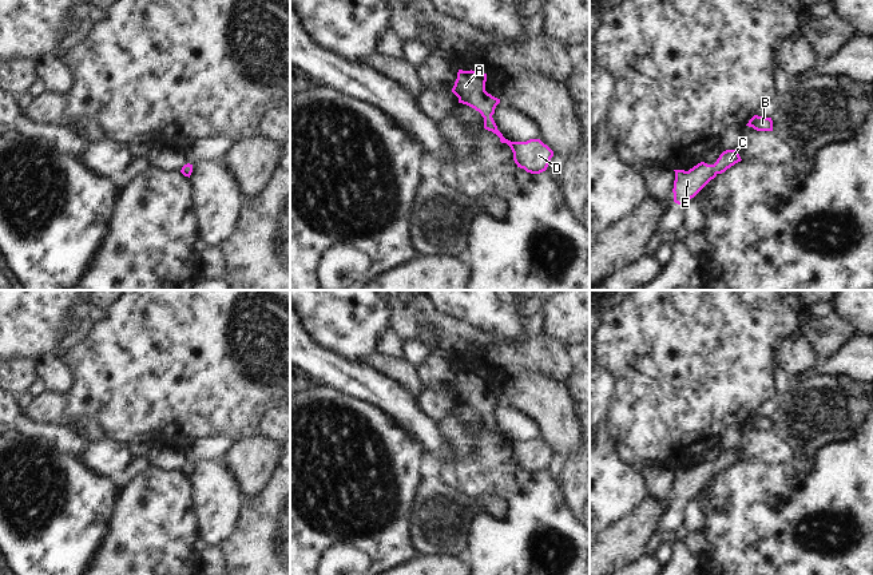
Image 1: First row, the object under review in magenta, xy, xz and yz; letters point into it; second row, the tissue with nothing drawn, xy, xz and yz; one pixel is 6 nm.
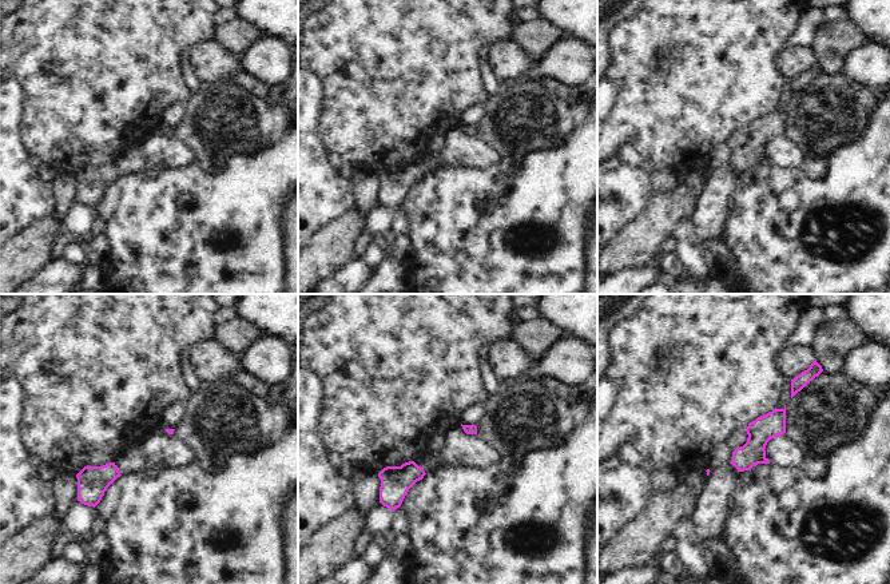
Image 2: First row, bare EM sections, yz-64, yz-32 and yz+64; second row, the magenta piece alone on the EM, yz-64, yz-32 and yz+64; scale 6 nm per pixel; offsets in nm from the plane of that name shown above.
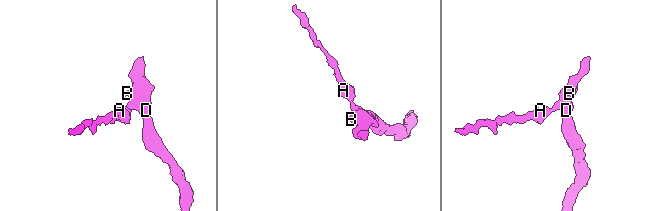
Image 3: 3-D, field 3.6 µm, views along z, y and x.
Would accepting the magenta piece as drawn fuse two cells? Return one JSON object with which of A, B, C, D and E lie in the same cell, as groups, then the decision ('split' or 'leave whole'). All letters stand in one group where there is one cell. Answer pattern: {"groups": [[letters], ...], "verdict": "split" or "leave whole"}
{"groups": [["A", "B", "C", "D", "E"]], "verdict": "leave whole"}

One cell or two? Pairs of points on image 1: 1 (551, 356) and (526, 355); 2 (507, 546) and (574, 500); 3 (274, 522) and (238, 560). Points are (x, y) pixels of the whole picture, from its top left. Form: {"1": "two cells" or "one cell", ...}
{"1": "one cell", "2": "two cells", "3": "one cell"}

